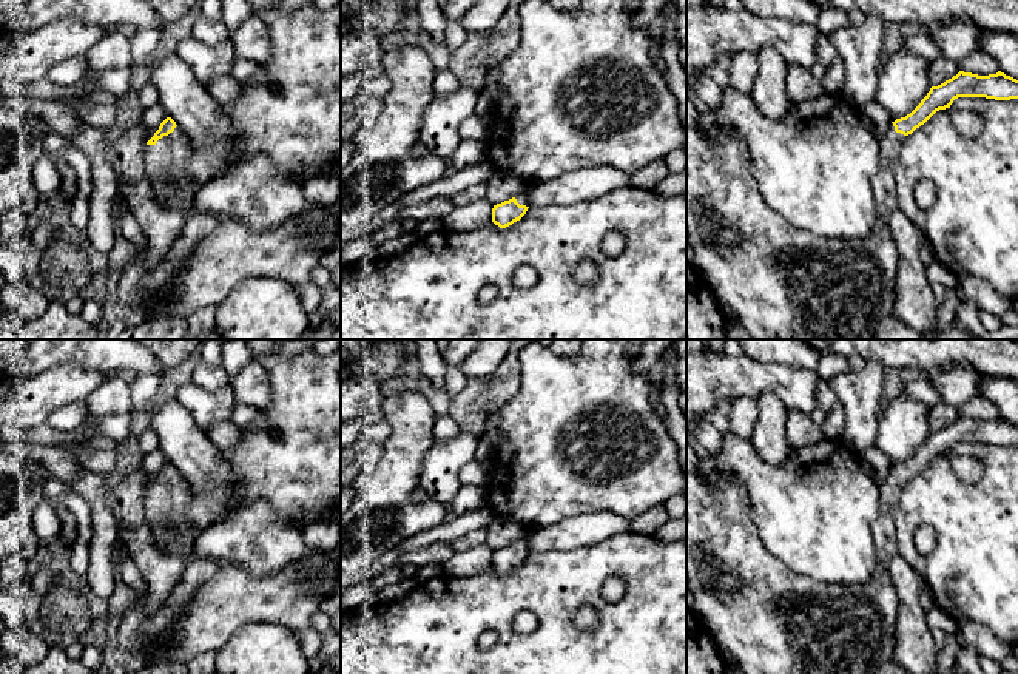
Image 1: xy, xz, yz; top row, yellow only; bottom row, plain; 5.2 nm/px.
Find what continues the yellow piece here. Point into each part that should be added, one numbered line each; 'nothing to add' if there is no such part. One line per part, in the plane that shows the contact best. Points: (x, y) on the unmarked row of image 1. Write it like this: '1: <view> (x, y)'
1: xy (171, 497)

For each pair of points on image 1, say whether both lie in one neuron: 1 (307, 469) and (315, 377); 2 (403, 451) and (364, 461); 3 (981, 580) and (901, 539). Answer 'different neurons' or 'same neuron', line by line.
1: same neuron
2: different neurons
3: same neuron

